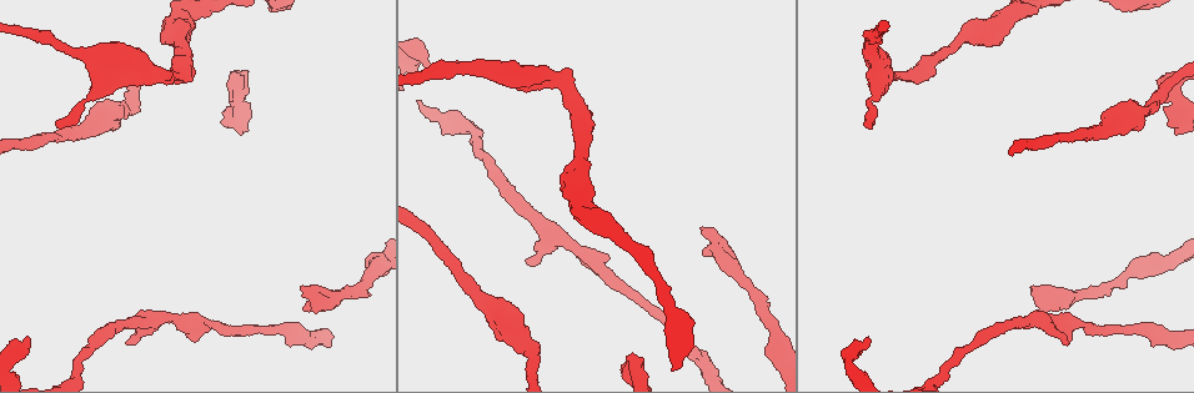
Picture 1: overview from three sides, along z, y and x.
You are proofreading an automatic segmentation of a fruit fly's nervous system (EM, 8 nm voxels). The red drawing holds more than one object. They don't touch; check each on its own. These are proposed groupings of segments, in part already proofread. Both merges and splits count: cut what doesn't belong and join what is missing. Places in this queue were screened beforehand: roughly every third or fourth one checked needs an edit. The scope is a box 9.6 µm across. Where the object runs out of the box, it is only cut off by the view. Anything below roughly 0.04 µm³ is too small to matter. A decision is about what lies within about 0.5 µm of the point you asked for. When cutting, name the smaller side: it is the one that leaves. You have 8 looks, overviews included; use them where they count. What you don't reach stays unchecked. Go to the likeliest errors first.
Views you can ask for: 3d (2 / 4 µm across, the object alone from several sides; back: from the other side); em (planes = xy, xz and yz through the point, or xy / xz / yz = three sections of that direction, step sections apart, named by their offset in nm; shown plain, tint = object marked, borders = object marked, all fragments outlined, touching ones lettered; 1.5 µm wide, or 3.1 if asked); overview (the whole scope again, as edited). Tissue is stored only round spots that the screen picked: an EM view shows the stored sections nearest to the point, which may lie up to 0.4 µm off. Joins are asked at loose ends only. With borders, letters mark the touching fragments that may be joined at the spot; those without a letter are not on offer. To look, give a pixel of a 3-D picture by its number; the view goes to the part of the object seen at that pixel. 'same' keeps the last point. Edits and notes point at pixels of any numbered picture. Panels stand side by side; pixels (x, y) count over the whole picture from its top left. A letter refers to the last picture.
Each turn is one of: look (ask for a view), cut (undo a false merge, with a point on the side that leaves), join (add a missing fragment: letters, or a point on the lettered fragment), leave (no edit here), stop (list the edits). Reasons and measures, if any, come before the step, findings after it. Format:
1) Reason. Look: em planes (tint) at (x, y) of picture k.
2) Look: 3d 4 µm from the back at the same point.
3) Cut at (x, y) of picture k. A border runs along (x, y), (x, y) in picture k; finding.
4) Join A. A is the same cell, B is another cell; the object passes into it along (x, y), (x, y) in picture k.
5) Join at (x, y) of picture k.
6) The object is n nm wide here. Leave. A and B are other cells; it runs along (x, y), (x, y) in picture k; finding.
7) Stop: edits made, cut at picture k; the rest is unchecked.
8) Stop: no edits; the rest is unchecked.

Thick end. Look: em xy step 4 (tint) at (701, 231) of picture 1.

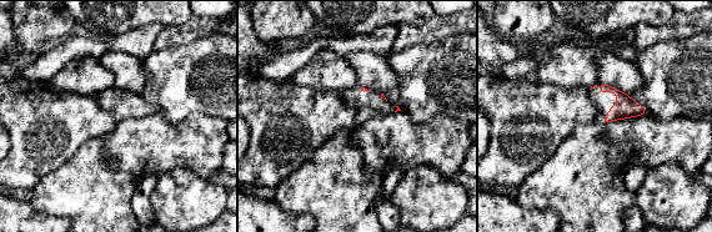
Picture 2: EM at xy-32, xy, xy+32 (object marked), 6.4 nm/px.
Another direction. Look: em xz step 4 (borders) at the same point.

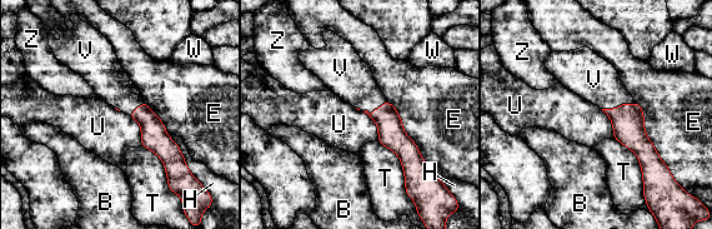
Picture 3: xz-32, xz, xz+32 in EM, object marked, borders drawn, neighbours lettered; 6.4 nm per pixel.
Join V. V is the same cell, B, E, H, T, U, W and Z are other cells; the object passes into it along (627, 119), (618, 106), (593, 79) in picture 3; the neuron continues.

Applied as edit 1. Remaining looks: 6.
Free end. Look: em planes (borders) at (29, 340) of picture 1.

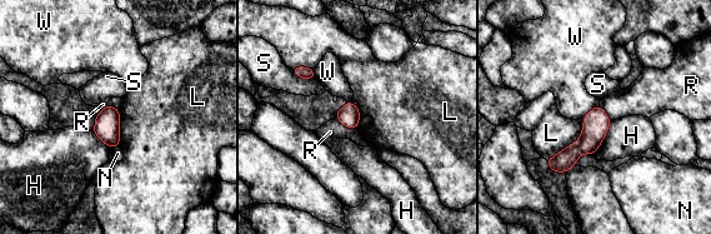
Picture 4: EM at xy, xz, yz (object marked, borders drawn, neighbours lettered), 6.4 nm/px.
The object is 140 nm wide here. Leave. H, L, N, R, S and W are other cells; a border runs along (582, 119), (581, 134), (546, 160) in picture 4; no lettered fragment goes on from it.

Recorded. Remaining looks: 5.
Look: 3d 4 µm at (57, 125) of picture 1.

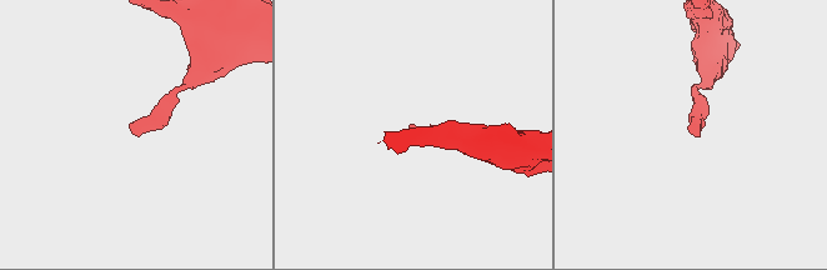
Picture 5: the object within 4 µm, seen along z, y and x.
Look: em xy step 4 (borders) at (691, 133) of picture 5.

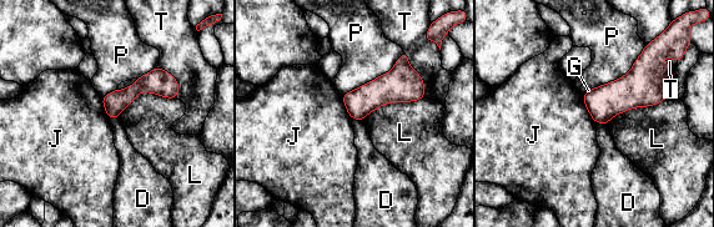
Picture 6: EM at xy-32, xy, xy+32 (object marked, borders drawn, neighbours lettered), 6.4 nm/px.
Leave. D, G, J, L, P and T are other cells; it runs along (175, 85), (140, 85), (105, 100) in picture 6; no lettered fragment goes on from it.

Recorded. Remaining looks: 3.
Stop: edits made, join at picture 3; the rest is unchecked.

